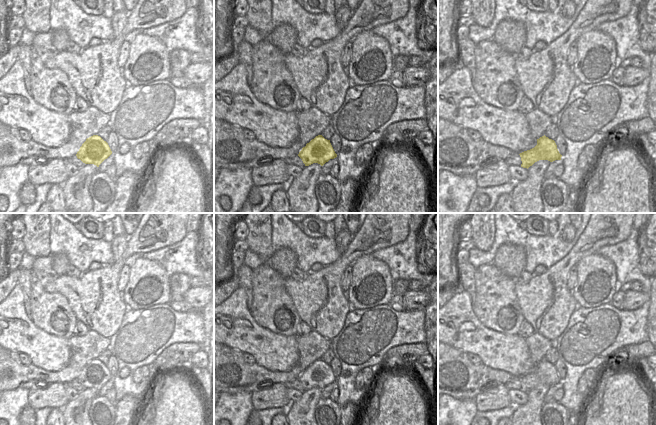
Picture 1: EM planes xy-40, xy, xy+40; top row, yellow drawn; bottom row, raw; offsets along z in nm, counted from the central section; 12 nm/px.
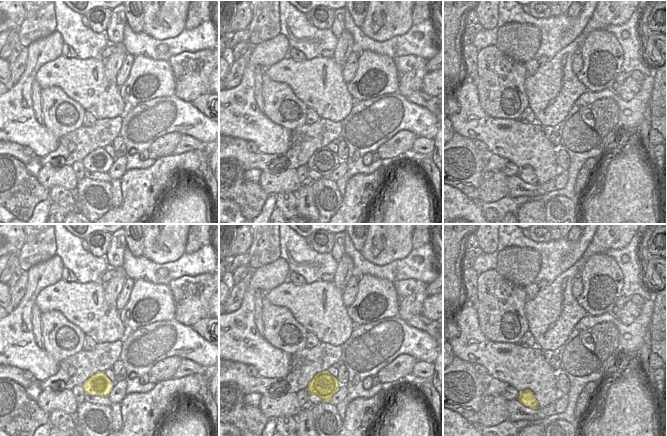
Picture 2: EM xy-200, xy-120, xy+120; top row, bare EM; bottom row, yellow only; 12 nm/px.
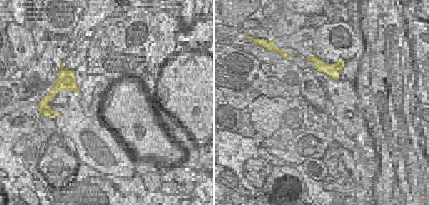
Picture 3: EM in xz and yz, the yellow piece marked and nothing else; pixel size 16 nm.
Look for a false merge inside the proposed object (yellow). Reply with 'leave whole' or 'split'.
split

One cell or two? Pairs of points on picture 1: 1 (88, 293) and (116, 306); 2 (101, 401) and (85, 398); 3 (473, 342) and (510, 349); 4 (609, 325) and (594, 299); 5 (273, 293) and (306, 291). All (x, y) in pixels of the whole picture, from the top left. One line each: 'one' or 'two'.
1: one
2: two
3: one
4: two
5: two

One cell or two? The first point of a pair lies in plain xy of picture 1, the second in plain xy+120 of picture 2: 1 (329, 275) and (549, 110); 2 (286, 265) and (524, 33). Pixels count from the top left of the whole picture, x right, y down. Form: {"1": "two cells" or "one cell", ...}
{"1": "one cell", "2": "one cell"}

